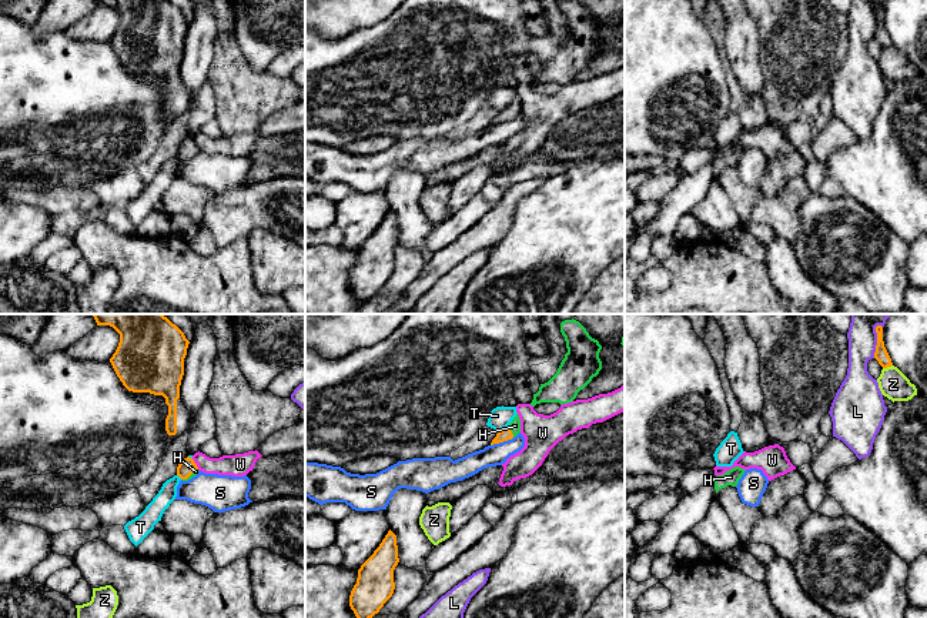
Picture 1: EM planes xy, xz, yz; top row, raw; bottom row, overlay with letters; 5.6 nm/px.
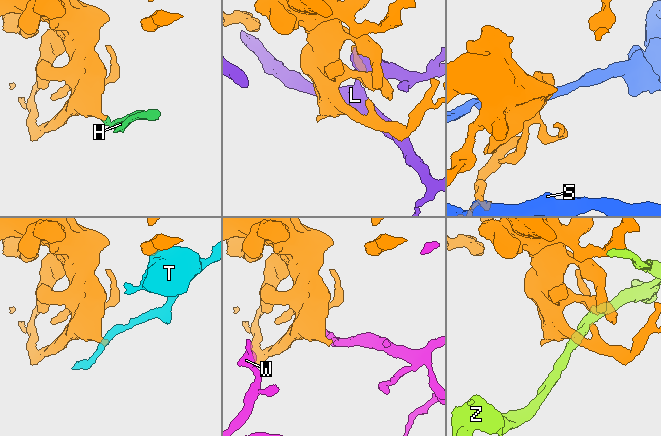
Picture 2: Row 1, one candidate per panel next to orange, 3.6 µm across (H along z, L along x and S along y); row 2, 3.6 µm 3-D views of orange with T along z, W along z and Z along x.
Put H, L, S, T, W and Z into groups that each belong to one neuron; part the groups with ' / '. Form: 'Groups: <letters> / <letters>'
Groups: H / L / S / T / W / Z

